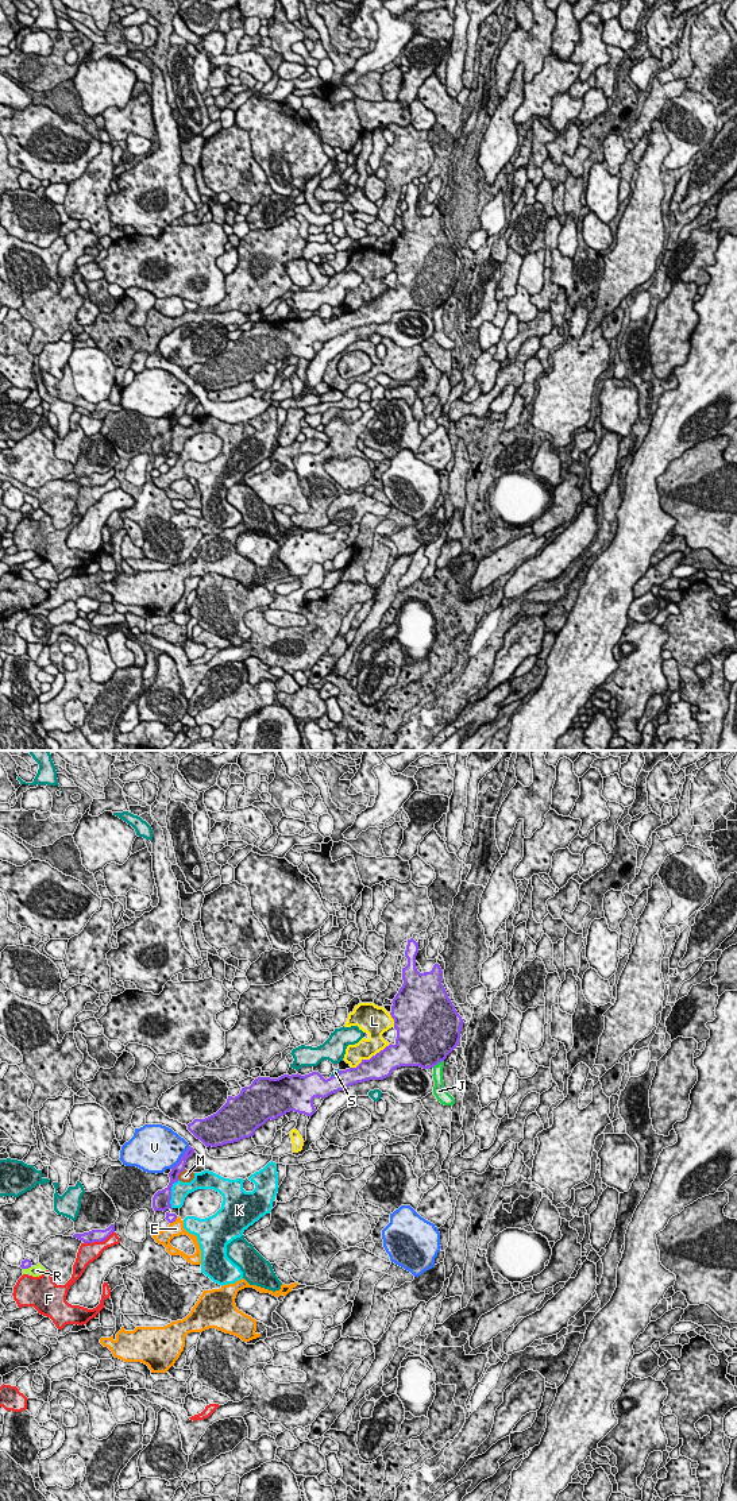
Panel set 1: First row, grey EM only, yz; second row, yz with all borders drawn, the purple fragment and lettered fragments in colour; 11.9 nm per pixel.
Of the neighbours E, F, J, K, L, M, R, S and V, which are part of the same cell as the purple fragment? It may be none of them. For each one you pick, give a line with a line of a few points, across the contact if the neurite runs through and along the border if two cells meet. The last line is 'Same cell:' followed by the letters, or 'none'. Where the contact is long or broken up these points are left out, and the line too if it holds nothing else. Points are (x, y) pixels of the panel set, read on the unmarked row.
Same cell: none

